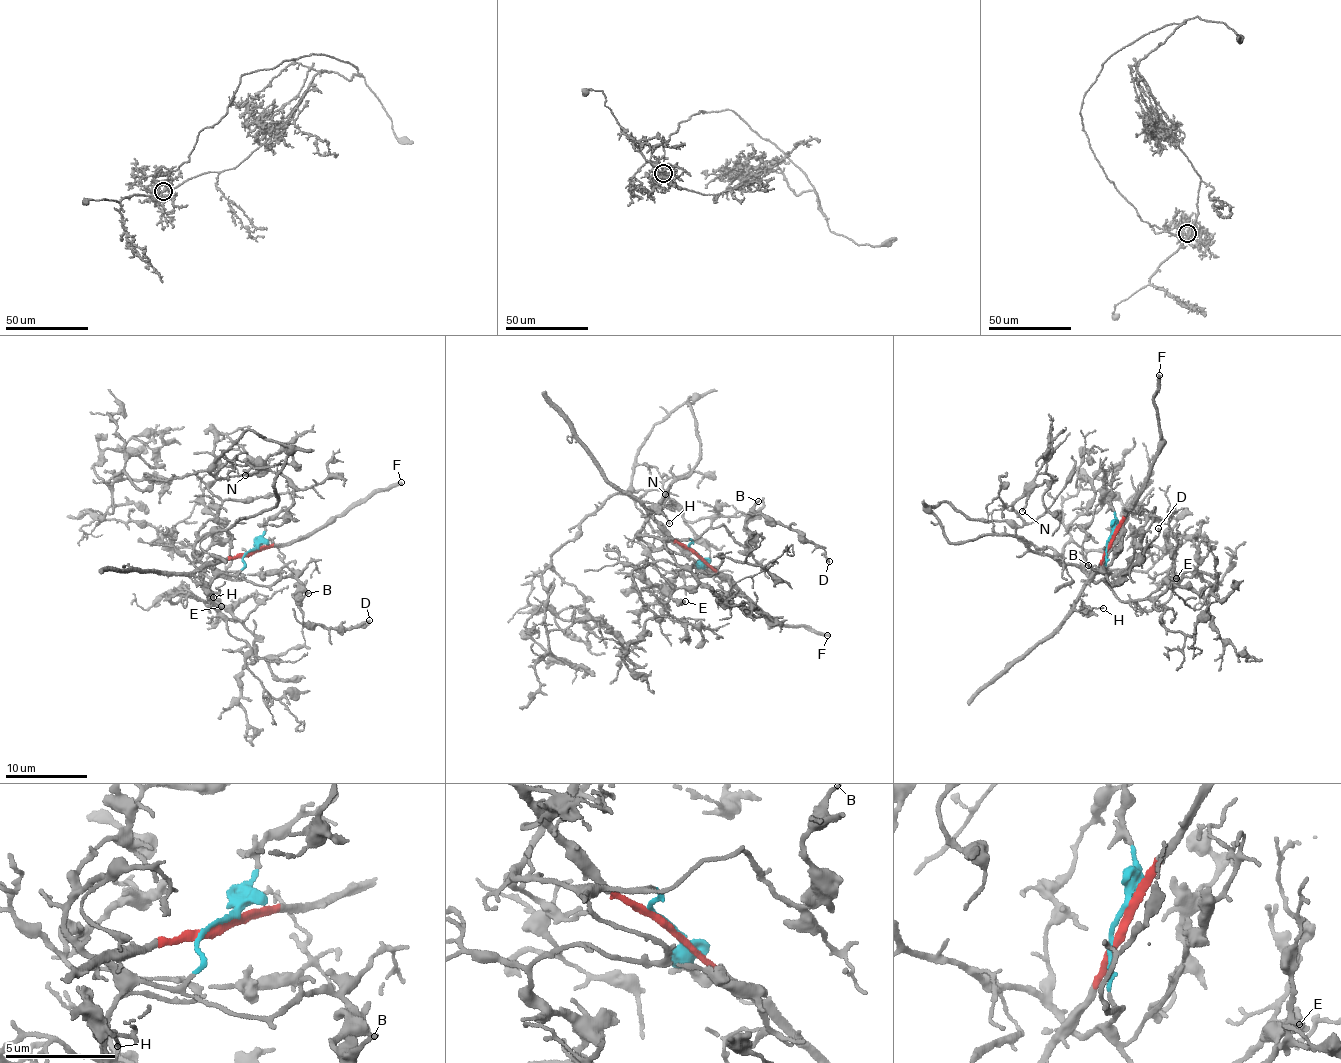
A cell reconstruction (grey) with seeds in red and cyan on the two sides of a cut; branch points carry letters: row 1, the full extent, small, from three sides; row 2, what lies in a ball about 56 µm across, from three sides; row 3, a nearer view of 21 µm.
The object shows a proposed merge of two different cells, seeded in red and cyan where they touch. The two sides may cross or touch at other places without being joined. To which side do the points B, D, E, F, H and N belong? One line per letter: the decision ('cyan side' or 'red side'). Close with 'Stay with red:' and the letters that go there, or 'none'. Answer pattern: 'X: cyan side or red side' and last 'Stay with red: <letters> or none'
B: cyan side
D: cyan side
E: cyan side
F: red side
H: red side
N: cyan side
Stay with red: F, H

